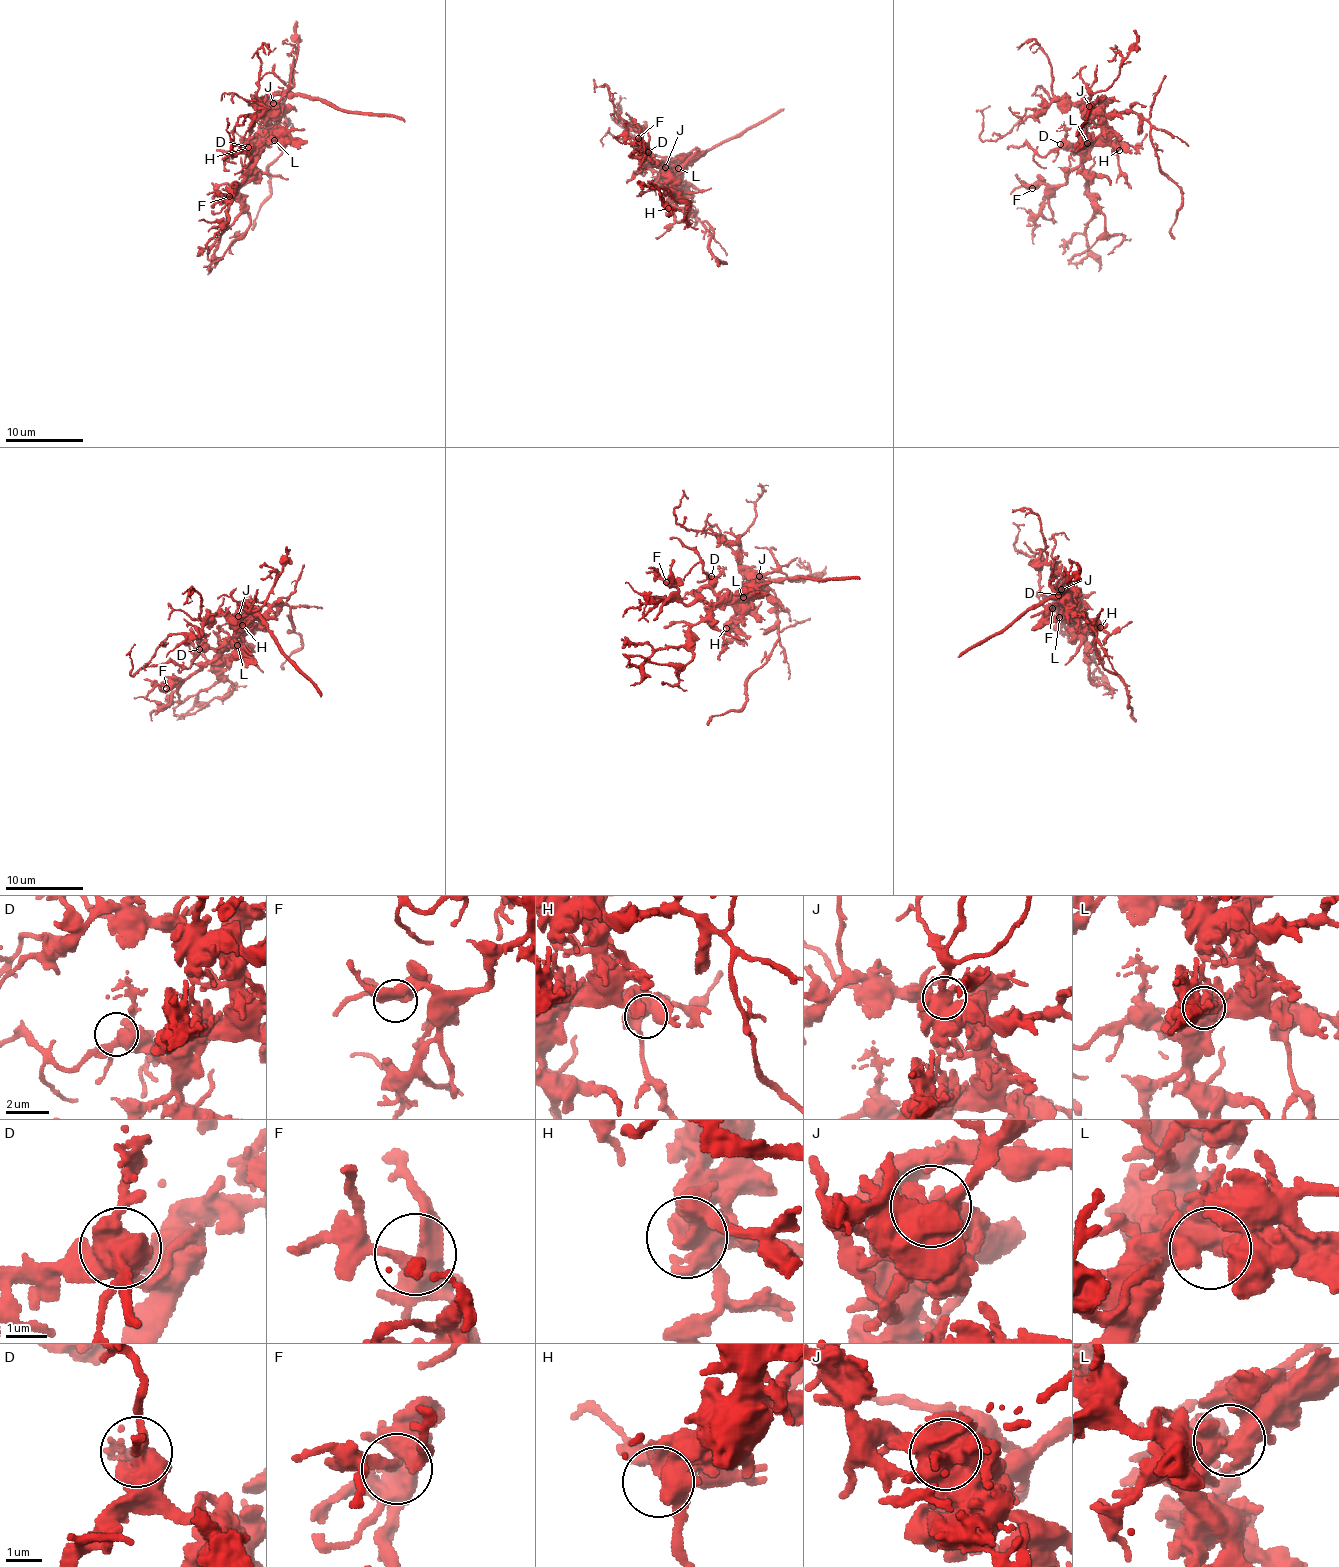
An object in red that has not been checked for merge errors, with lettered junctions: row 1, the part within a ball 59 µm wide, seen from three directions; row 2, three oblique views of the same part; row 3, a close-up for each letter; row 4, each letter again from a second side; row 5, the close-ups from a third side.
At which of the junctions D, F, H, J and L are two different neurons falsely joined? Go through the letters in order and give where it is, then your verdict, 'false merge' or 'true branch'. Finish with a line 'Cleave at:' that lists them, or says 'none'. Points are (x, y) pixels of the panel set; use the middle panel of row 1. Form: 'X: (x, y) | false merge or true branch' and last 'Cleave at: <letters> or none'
D: (648, 152) | true branch
F: (638, 138) | true branch
H: (668, 208) | true branch
J: (665, 167) | true branch
L: (678, 168) | true branch
Cleave at: none

